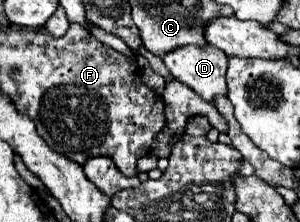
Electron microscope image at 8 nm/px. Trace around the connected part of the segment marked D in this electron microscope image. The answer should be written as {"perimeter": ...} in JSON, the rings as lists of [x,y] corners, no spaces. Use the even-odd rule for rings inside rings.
{"perimeter":[[[188,46],[164,56],[162,60],[176,80],[190,86],[206,102],[212,102],[216,94],[228,96],[226,88],[228,56],[218,48]]]}

